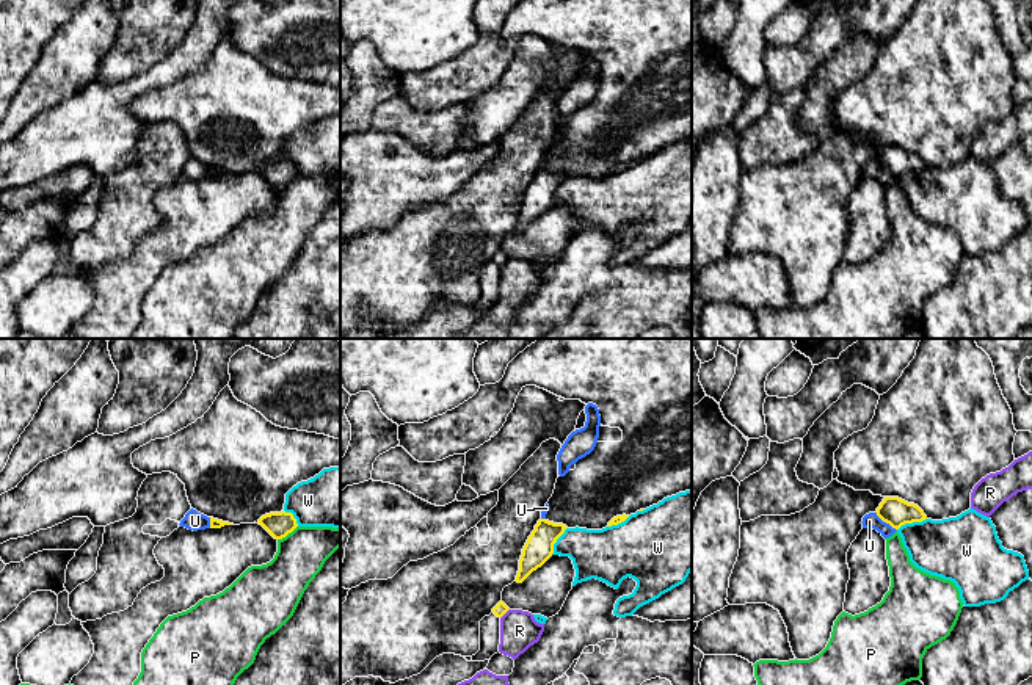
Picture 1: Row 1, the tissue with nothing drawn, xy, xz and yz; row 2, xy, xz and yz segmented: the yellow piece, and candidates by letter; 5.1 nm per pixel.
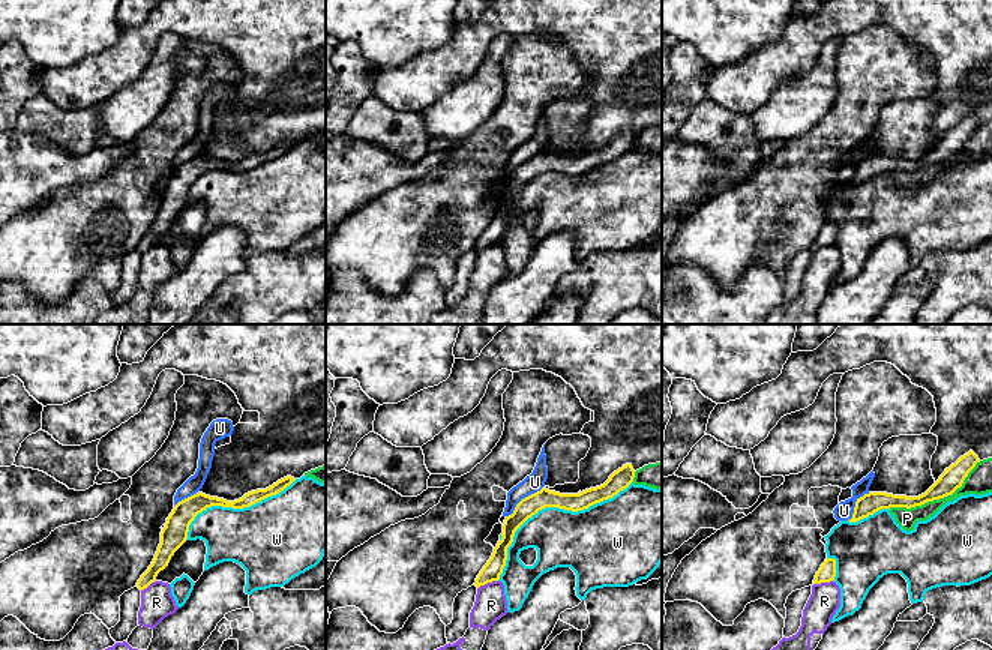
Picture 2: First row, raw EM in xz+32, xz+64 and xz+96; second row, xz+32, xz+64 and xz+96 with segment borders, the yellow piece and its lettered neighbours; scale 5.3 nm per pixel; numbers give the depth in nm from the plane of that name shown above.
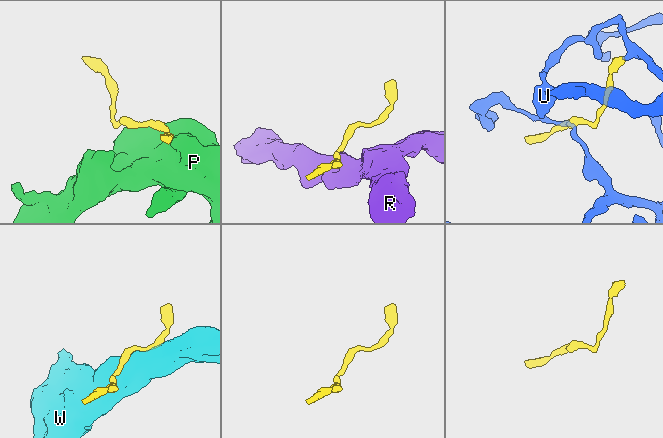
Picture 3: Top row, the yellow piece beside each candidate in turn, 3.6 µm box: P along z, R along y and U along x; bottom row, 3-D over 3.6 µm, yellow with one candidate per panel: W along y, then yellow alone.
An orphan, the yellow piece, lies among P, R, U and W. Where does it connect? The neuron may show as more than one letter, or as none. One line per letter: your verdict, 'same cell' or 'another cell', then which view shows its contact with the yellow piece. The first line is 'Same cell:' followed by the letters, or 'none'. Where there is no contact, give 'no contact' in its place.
Same cell: U
P: another cell | xy
R: another cell | xz
U: same cell | yz
W: another cell | yz

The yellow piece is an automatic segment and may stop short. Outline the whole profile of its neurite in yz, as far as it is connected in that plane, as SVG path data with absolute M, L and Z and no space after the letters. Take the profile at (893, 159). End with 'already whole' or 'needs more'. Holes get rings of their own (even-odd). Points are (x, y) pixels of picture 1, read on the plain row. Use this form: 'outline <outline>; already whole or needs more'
outline M885 146L875 161L863 166L863 177L877 179L885 188L892 185L902 174L922 171L927 165L914 154L899 146Z; needs more

